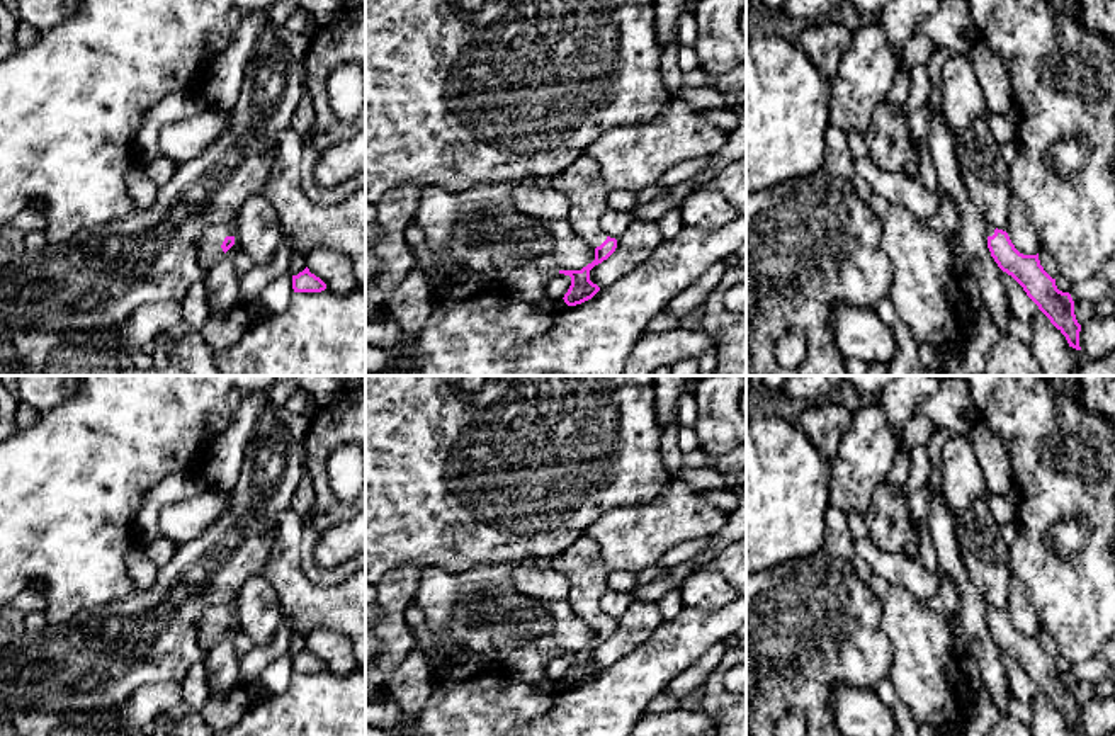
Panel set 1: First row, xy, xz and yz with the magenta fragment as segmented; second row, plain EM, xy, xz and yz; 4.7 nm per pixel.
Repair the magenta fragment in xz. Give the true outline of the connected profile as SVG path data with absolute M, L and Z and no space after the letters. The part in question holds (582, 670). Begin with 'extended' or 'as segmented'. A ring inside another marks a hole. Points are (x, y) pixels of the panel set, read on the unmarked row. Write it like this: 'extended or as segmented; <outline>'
extended; M585 535L554 556L552 568L569 581L566 602L573 612L595 631L595 641L581 651L559 651L559 654L571 658L571 666L563 680L568 687L576 687L600 671L590 661L590 651L607 641L617 629L617 620L607 617L600 607L600 598L608 590L610 573L602 563L598 544Z

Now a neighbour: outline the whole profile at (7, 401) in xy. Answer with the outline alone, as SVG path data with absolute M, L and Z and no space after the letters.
M0 382L0 442L20 430L15 423L15 408L19 405L12 393Z

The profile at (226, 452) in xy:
M275 376L270 386L241 399L231 425L209 447L209 456L201 469L207 484L219 484L228 493L233 490L240 478L246 447L255 435L258 416L270 408L270 391L291 377L294 376Z

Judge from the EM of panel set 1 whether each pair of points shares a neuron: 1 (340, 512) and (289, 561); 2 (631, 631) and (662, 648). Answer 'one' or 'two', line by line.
1: two
2: two

